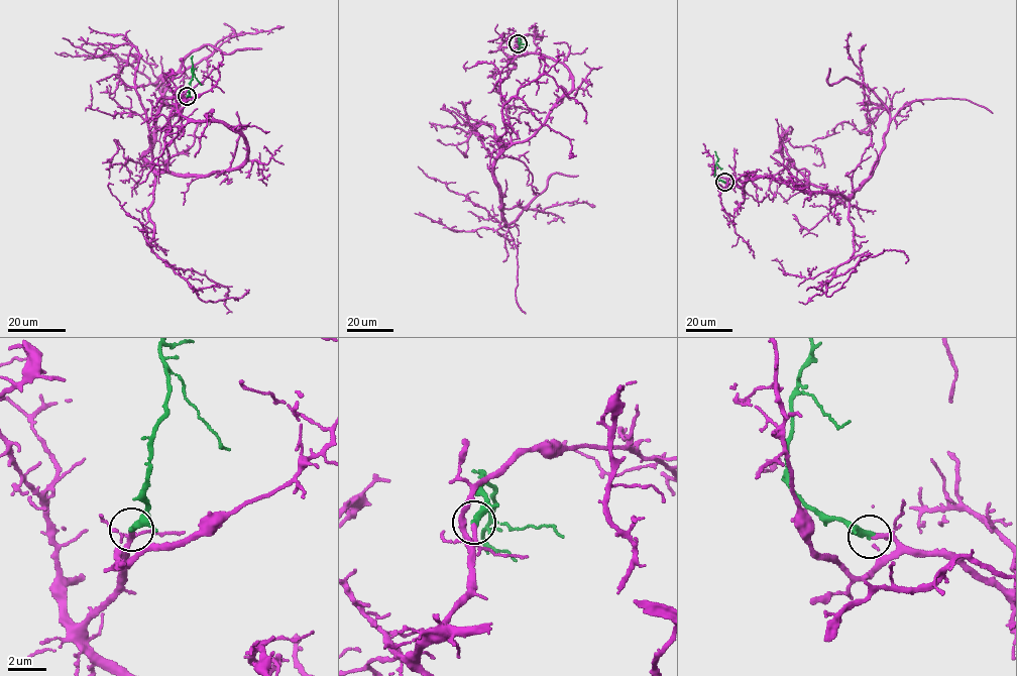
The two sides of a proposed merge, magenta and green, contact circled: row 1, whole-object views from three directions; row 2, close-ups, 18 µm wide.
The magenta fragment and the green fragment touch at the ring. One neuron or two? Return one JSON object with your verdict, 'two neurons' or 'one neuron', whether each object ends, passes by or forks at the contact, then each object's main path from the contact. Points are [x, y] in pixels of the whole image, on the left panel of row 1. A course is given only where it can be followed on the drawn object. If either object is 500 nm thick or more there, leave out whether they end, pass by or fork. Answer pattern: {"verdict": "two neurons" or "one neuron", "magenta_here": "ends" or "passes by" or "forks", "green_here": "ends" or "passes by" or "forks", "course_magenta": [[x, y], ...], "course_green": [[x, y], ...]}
{"verdict": "one neuron", "magenta_here": "passes by", "green_here": "ends", "course_magenta": [[187, 97], [187, 118], [241, 134], [236, 167], [154, 170], [144, 152], [158, 81], [225, 37], [284, 26]], "course_green": [[187, 97], [193, 55]]}

